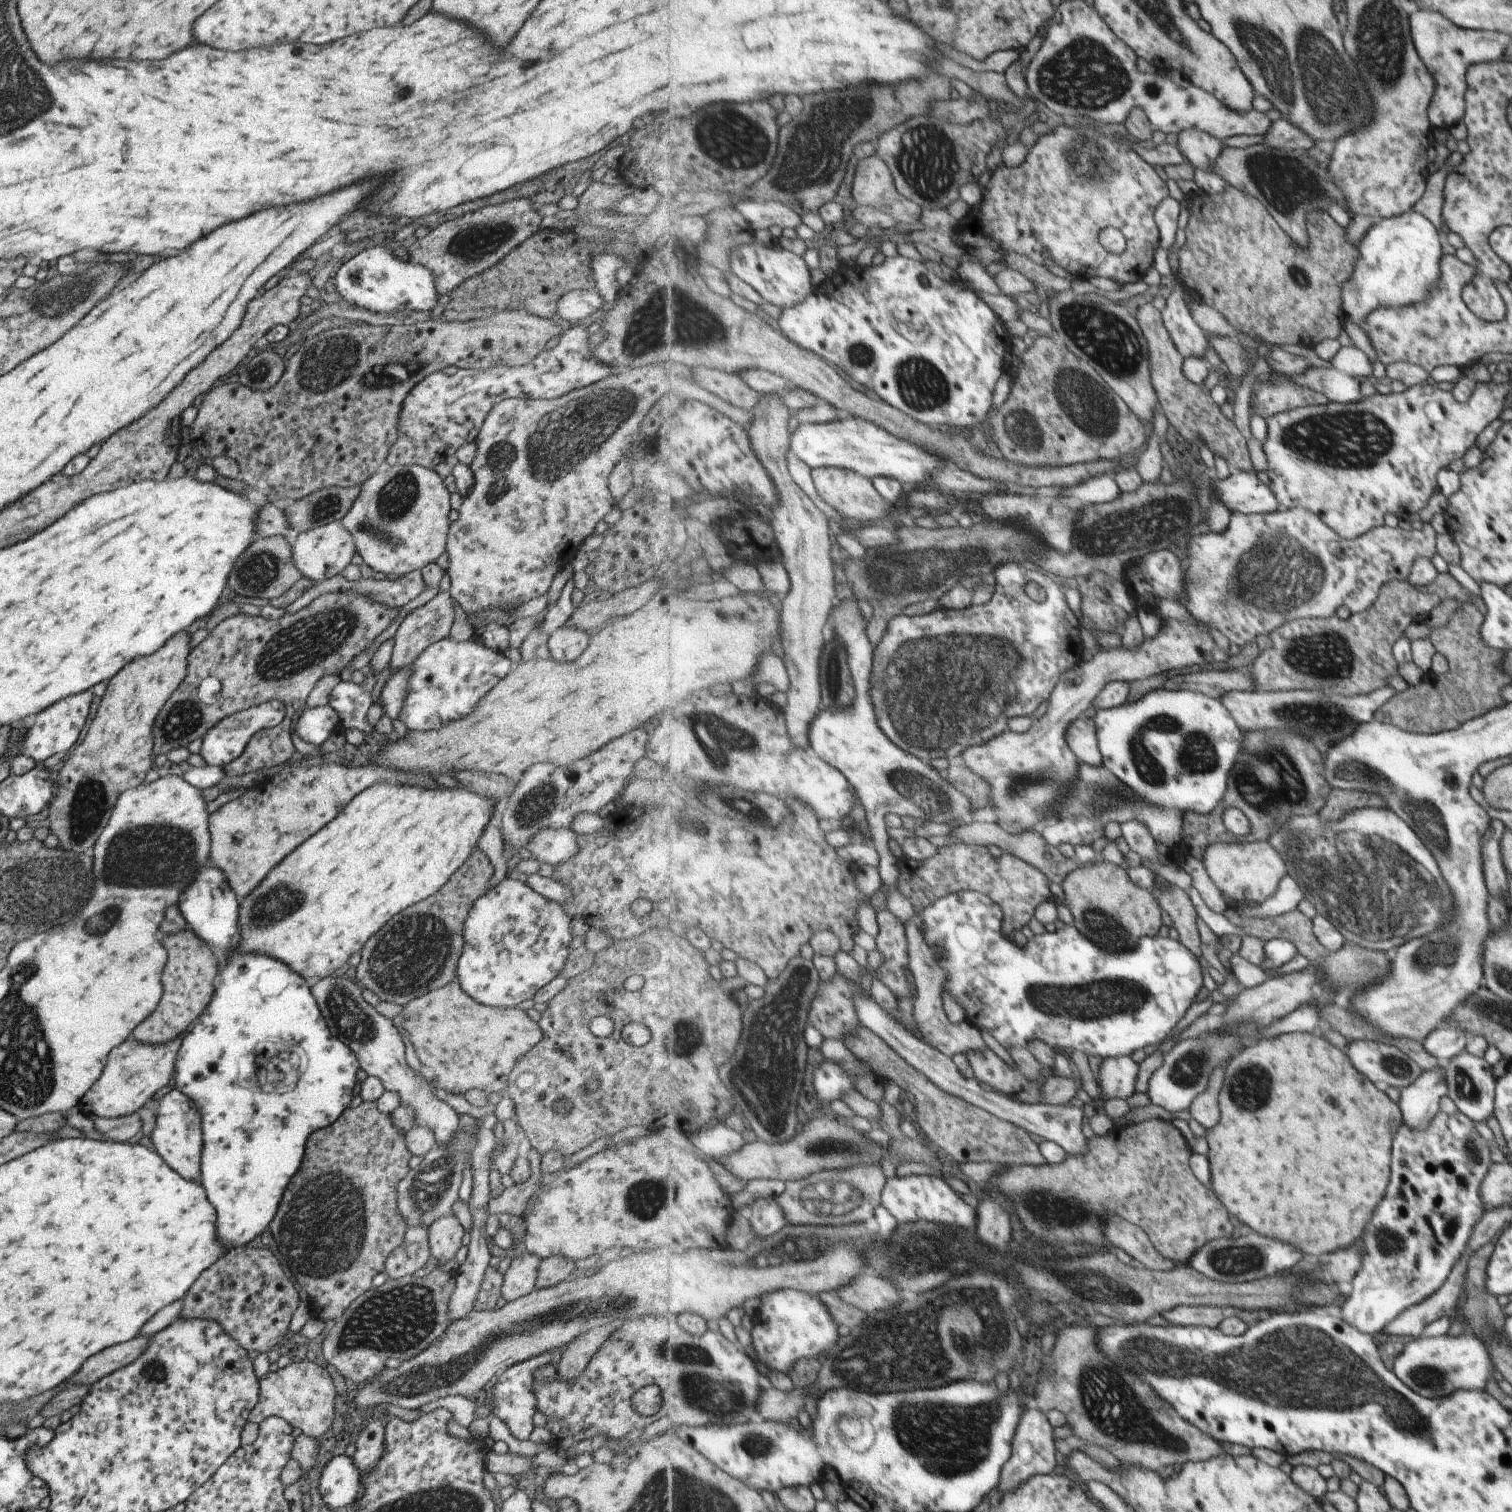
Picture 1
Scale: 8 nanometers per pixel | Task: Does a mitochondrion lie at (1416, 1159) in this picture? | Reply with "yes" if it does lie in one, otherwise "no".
no

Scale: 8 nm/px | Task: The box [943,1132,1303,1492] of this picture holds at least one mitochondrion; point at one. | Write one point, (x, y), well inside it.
(1129, 1420)

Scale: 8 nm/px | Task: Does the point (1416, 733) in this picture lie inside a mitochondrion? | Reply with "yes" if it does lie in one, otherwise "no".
no

